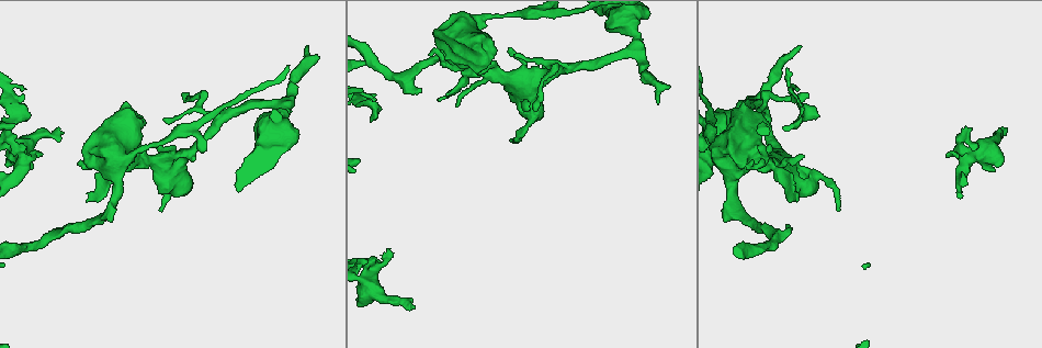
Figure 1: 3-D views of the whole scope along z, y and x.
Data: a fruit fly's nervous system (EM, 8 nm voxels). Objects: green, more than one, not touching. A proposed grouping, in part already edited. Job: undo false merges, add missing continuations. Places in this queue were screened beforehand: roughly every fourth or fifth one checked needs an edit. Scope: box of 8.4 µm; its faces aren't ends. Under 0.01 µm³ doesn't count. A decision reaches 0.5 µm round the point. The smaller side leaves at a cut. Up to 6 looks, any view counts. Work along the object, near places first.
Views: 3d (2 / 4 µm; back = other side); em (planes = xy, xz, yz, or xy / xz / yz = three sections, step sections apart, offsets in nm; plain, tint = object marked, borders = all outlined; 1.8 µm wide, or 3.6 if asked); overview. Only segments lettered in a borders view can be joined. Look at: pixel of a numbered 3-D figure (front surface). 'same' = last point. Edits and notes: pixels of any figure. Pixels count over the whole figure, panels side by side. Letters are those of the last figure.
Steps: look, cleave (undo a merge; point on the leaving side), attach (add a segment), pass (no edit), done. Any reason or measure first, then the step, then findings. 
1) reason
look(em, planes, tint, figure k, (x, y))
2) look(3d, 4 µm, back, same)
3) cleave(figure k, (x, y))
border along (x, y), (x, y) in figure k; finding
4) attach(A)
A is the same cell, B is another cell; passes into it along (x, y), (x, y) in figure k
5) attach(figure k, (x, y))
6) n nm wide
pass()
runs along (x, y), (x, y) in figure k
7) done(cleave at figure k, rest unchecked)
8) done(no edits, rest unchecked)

look(3d, 2 µm, back, figure 1, (994, 170))

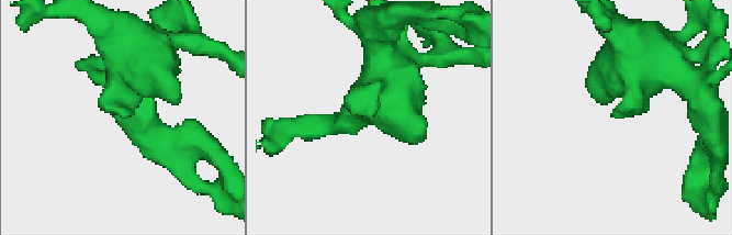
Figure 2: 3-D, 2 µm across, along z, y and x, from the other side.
now the EM
look(em, planes, borders, figure 2, (370, 118))

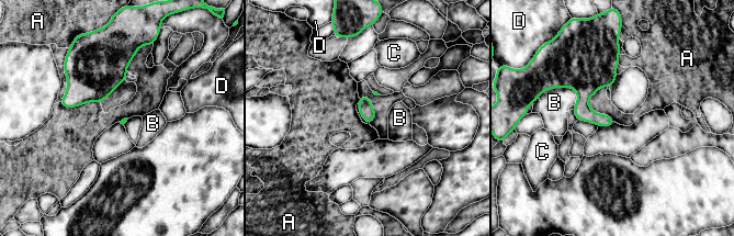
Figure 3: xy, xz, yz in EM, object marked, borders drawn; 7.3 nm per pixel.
pass()
A, B, C and D are other cells; border along (614, 122), (608, 126), (598, 126) in figure 3; no lettered segment goes on from it

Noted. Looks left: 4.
thick end
look(3d, 4 µm, figure 1, (765, 160))

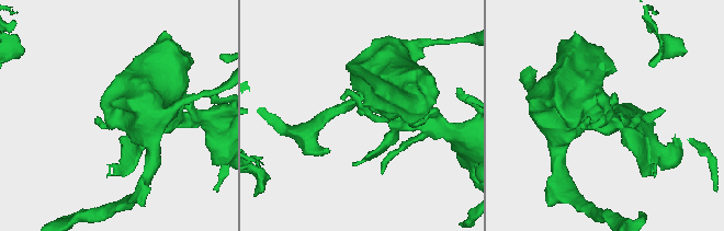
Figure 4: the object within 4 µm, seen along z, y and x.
shape alone is not enough
look(em, 3.6 µm, planes, borders, figure 4, (605, 119))

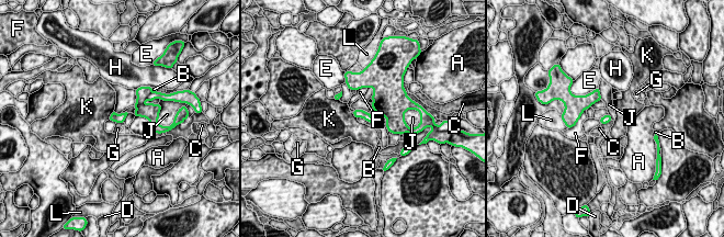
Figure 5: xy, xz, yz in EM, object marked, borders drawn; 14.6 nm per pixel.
F touches over 380 nm
cleave(figure 5, (156, 94))
A, B, C, D, E, F, G, H, J, K and L are other cells; border along (148, 94), (146, 99) in figure 5; two neurons meet here

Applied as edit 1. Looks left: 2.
done(cleave at figure 5, rest unchecked)

